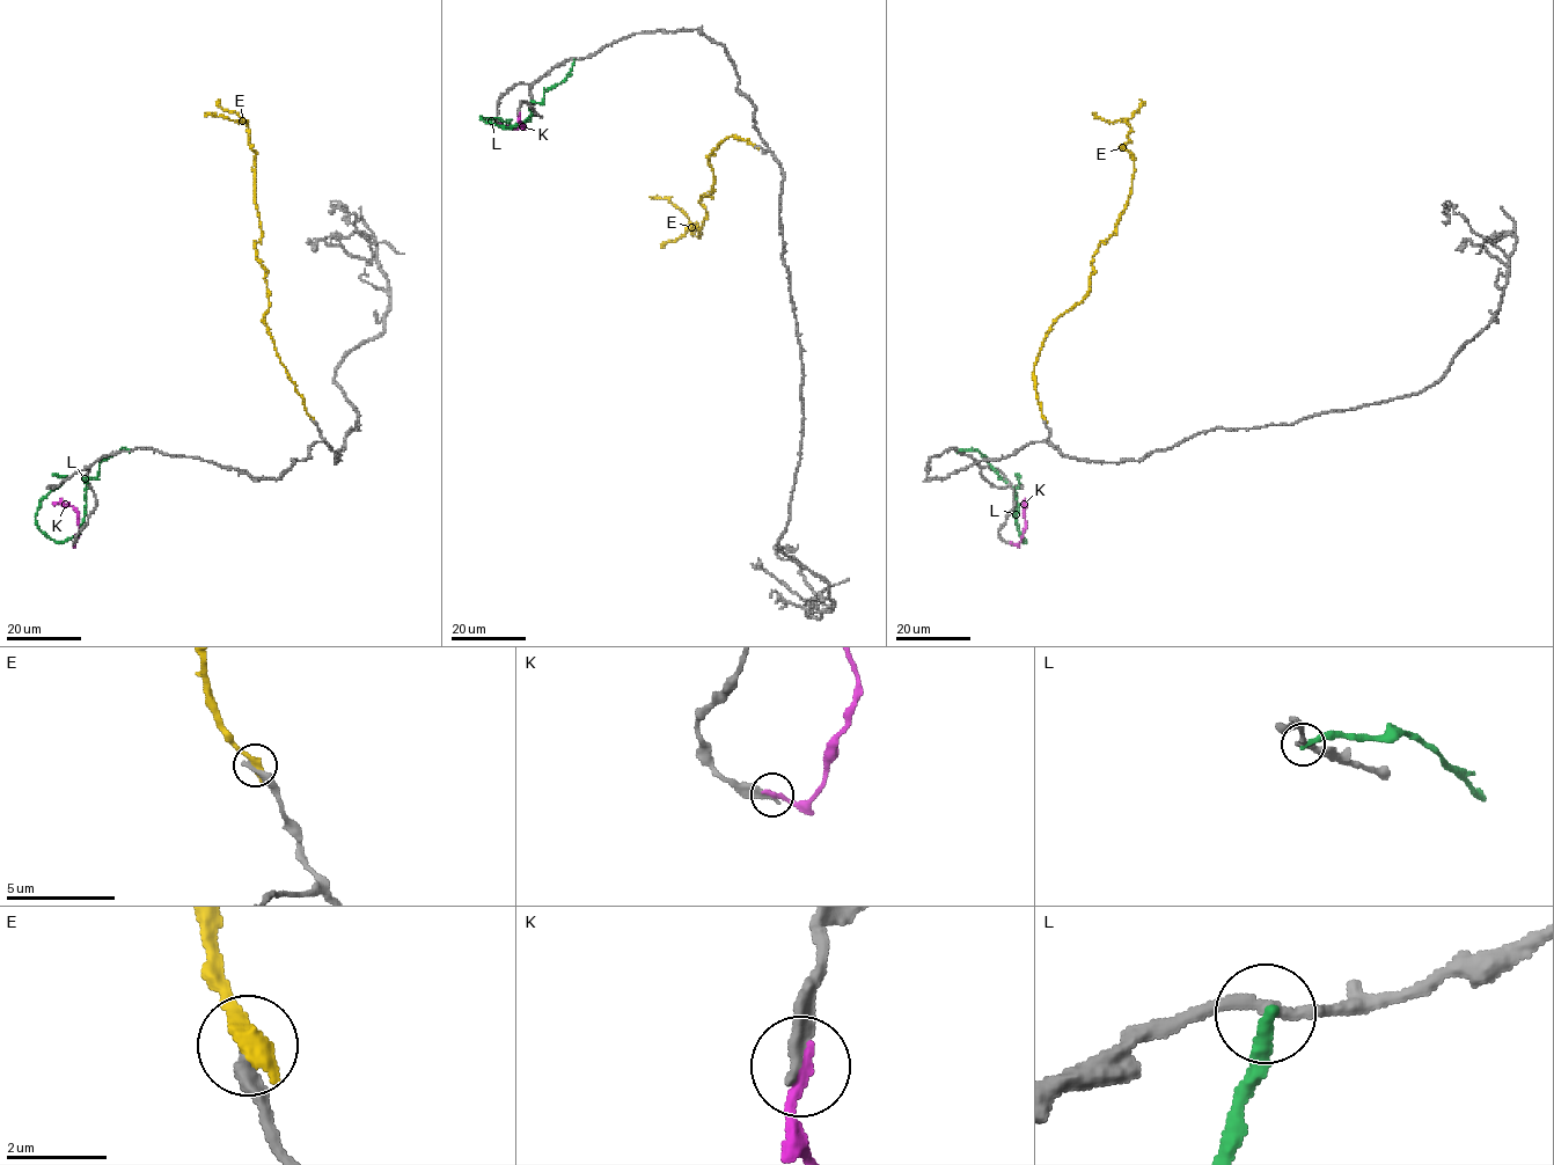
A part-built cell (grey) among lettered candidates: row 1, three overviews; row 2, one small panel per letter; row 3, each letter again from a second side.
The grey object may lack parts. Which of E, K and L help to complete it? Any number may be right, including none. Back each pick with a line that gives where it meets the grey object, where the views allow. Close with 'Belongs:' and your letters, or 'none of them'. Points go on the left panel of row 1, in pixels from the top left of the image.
Belongs: none of them

